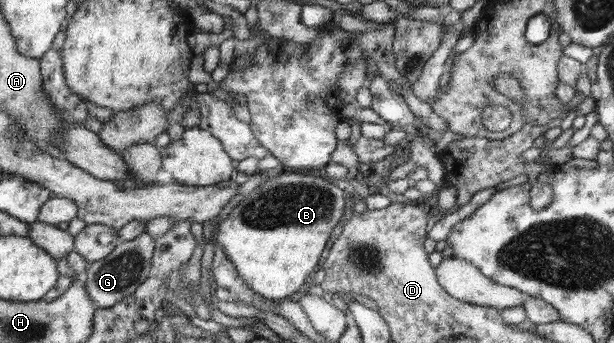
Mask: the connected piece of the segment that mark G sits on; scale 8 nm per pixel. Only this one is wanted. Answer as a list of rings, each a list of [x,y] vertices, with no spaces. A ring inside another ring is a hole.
[[[144,232],[130,240],[120,241],[117,247],[104,259],[88,264],[83,275],[84,287],[88,297],[97,307],[108,308],[132,295],[138,285],[142,285],[148,277],[154,277],[157,272],[152,267],[151,258],[155,247],[155,238]]]

